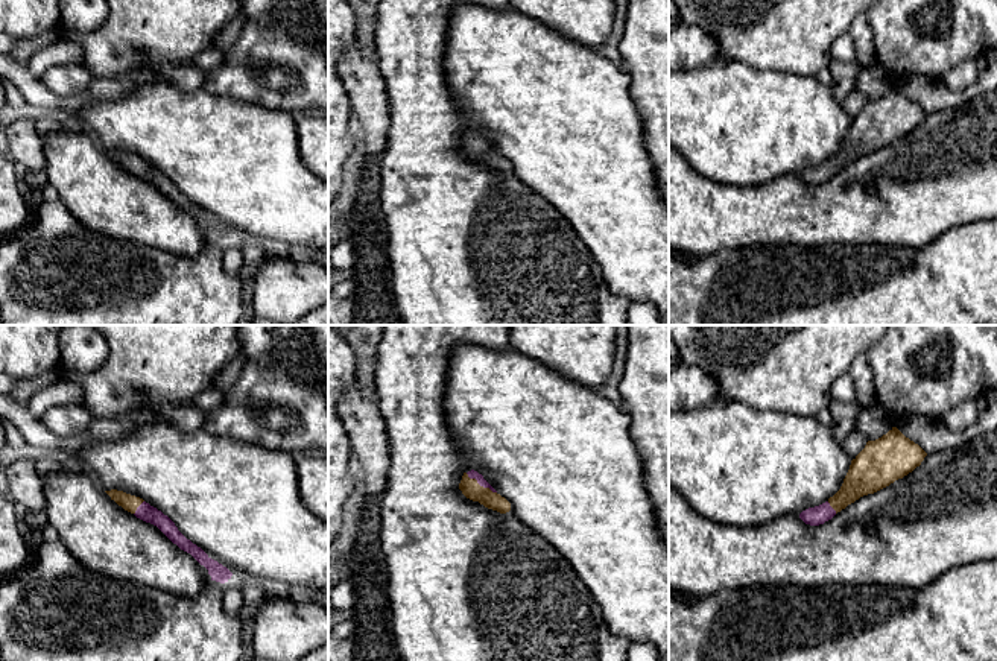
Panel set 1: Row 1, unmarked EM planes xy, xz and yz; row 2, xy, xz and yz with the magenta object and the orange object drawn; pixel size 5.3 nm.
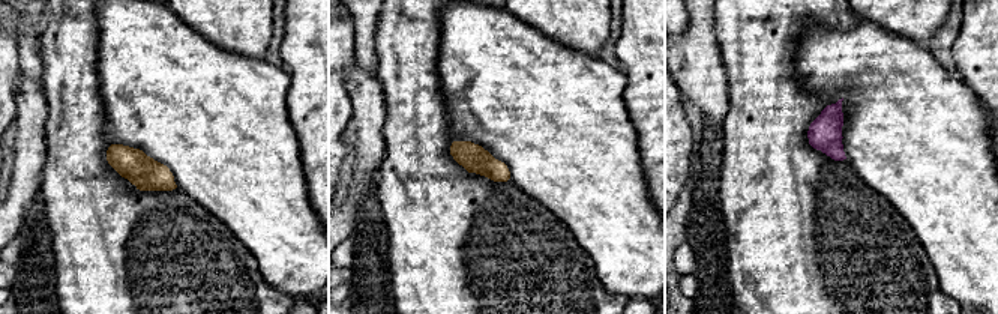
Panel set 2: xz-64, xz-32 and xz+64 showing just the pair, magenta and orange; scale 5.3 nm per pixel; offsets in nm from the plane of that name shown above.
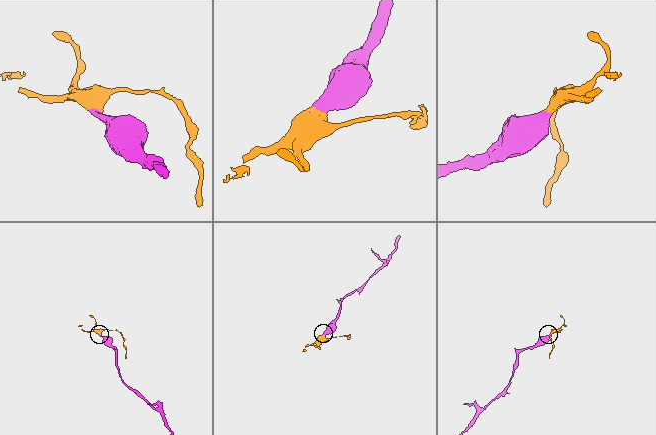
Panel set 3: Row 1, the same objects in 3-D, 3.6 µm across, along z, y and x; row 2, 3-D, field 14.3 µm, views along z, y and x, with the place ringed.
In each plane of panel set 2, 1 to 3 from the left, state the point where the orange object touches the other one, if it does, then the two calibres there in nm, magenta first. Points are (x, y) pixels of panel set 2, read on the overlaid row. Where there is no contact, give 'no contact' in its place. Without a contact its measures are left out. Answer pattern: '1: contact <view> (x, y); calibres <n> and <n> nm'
1: no contact
2: no contact
3: no contact

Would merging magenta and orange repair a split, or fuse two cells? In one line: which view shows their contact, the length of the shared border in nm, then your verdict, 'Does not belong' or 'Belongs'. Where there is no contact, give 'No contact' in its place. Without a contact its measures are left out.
Touches magenta in xz. Shared border 200 nm. Belongs

